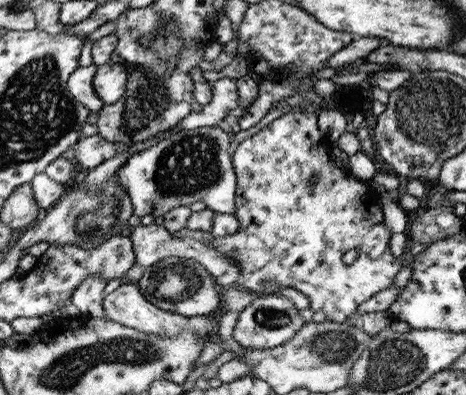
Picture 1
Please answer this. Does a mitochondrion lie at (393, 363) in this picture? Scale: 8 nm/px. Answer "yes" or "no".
yes

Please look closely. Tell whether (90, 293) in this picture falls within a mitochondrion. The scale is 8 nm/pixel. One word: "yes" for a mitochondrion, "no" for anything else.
no

